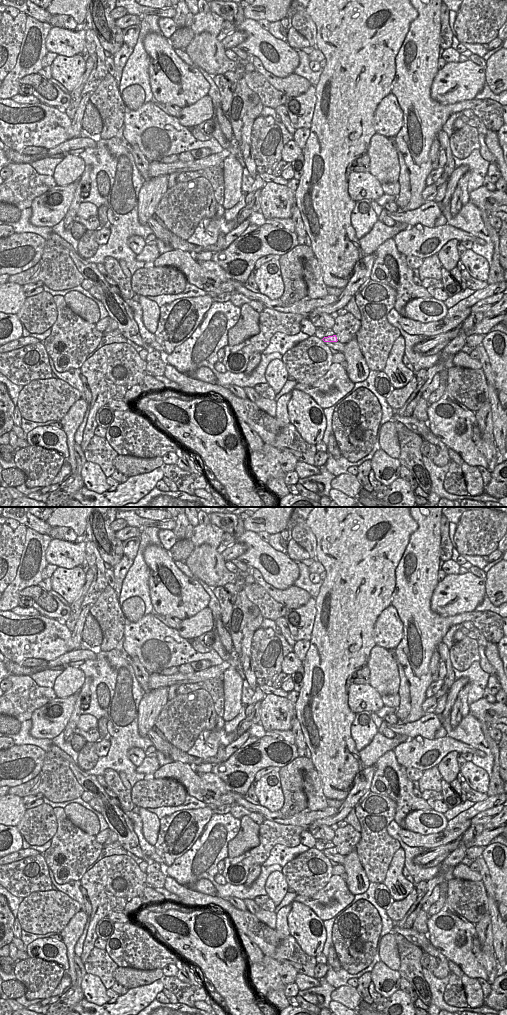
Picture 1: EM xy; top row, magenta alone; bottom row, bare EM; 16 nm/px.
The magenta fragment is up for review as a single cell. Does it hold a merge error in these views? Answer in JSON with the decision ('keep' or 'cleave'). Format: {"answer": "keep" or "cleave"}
{"answer": "keep"}

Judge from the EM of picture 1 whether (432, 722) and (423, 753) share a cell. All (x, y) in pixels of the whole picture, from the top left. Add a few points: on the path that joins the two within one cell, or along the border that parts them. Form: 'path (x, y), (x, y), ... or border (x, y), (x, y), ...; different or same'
border (410, 737), (422, 736), (433, 739); different

